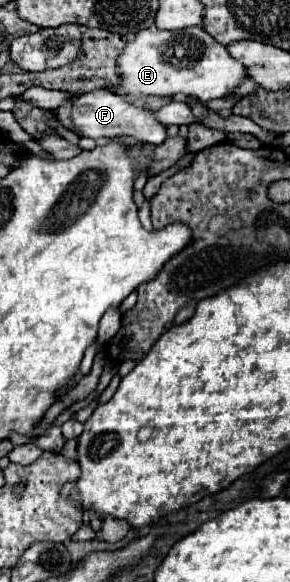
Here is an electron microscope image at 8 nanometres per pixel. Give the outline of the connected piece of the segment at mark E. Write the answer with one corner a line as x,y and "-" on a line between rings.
190,26
174,32
158,28
140,30
118,58
118,76
120,84
110,88
116,94
128,94
132,98
172,98
174,94
186,94
202,102
226,96
248,78
246,68
206,30
202,30
202,26

